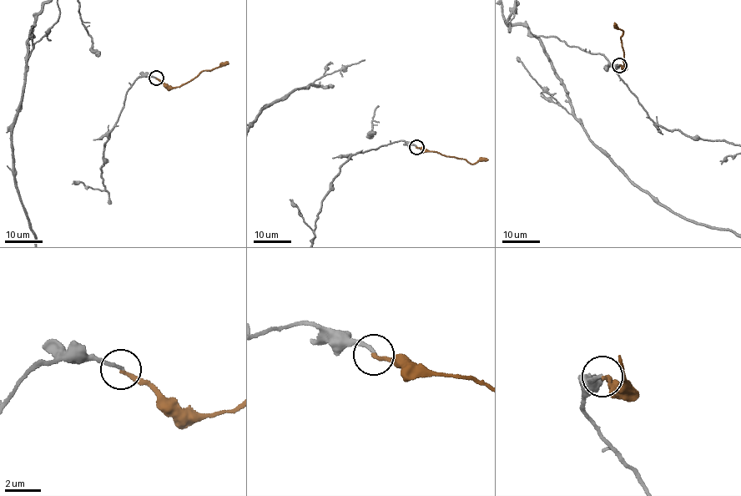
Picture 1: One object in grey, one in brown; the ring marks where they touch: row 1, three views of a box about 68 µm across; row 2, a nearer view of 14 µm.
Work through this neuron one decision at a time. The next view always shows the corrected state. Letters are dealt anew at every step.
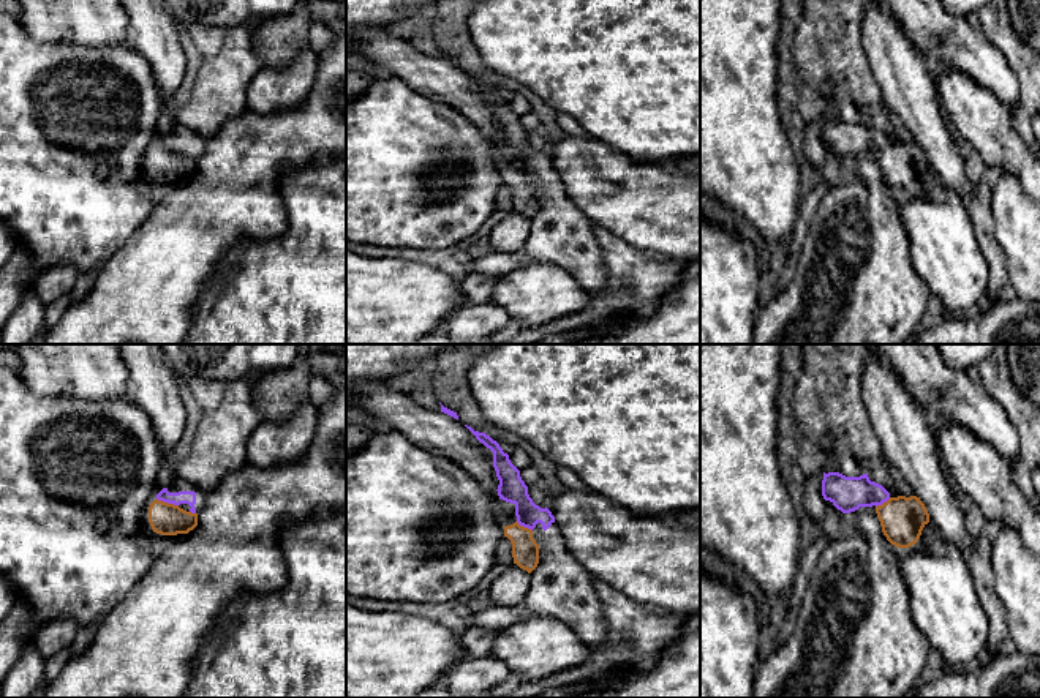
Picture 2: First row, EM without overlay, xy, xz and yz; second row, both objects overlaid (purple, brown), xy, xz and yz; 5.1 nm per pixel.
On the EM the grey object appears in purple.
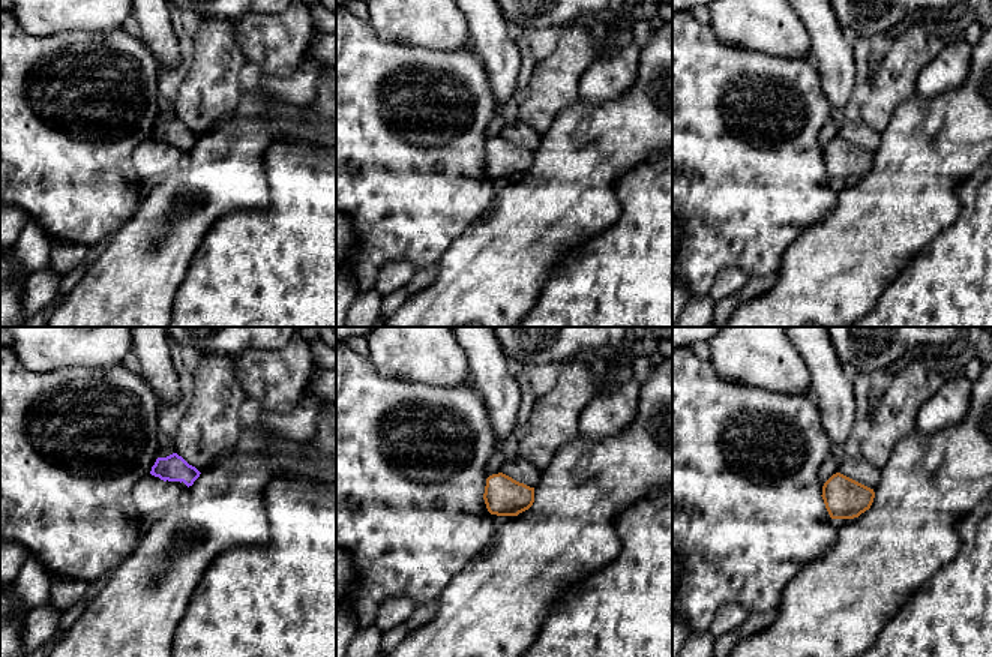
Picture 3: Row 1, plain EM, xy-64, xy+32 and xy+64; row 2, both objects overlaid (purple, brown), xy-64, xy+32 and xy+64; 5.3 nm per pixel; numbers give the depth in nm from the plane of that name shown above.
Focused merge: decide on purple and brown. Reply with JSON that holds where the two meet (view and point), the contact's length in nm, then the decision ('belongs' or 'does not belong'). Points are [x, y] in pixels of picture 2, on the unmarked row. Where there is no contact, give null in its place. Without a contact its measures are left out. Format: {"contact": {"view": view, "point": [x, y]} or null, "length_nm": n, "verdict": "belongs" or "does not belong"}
{"contact": {"view": "xy", "point": [168, 149]}, "length_nm": 120, "verdict": "does not belong"}

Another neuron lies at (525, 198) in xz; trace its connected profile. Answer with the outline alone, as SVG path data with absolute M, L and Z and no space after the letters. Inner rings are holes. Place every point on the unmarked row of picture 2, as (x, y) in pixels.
M362 28L356 32L356 38L354 54L389 69L417 93L457 109L480 129L493 147L504 183L512 190L514 210L531 220L539 210L539 191L533 177L517 169L515 150L498 142L499 126L493 114L493 98L460 66L417 52L411 41L390 35L387 28Z

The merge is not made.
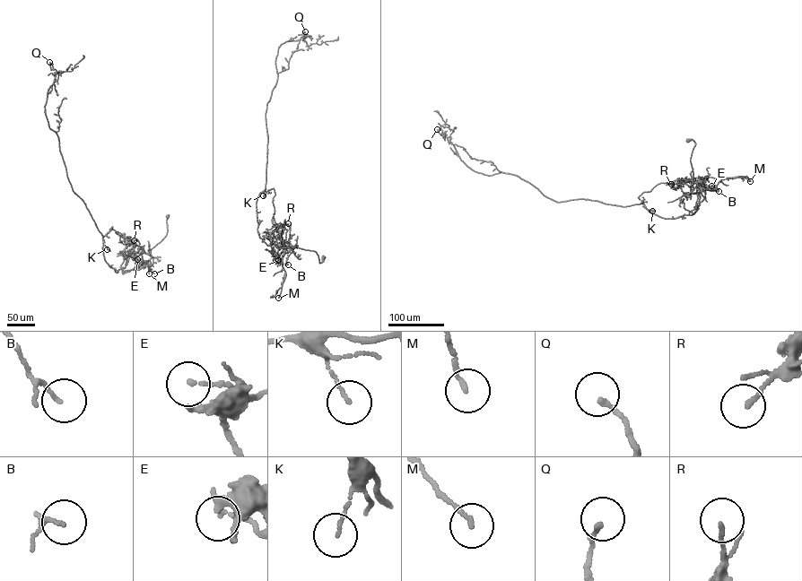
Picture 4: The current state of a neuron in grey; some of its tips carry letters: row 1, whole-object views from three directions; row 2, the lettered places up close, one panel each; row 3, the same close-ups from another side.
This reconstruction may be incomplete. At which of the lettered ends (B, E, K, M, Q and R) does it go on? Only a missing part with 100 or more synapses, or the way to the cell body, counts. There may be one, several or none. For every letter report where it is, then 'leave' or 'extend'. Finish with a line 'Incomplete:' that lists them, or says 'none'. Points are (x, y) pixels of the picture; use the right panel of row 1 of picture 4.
B: place (719, 191); leave
E: place (711, 186); leave
K: place (652, 211); leave
M: place (750, 181); leave
Q: place (437, 129); leave
R: place (671, 184); leave
Incomplete: none

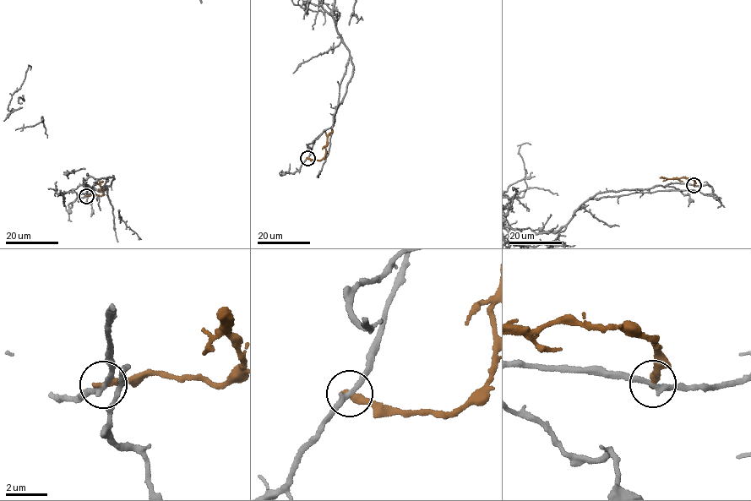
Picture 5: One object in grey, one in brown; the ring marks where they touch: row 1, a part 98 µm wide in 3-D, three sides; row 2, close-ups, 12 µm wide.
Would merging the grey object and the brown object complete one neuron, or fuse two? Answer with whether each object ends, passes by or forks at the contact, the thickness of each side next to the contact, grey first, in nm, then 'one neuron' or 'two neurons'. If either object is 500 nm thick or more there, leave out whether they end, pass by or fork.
grey passes by | brown ends | 240/360 nm | two neurons

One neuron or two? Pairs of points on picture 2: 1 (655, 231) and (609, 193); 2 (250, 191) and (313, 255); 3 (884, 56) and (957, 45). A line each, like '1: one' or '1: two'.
1: one
2: two
3: two

